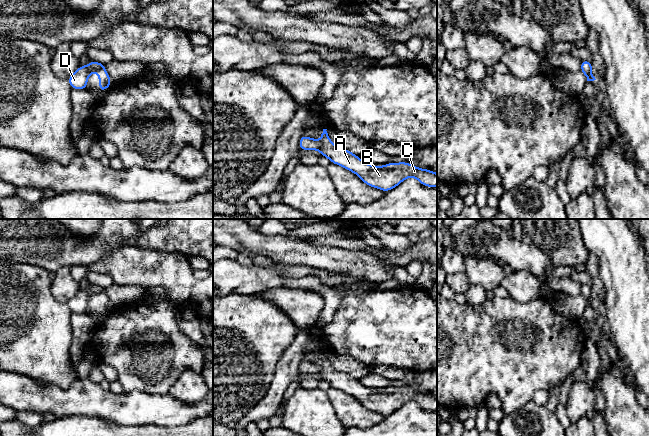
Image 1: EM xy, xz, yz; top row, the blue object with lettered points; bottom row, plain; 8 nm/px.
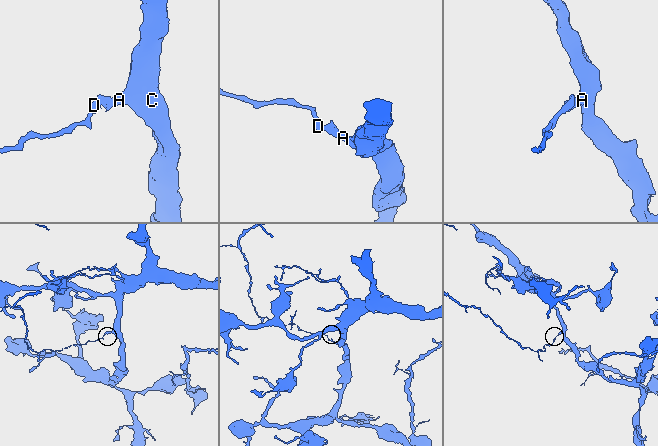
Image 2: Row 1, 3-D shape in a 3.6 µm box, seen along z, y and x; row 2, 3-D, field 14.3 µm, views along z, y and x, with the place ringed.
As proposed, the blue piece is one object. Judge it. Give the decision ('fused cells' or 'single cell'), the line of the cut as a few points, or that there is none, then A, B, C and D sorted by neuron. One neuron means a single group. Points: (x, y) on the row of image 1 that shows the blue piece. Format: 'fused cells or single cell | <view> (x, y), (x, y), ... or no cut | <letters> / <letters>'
fused cells | xz (320, 141), (318, 149) | A B C / D

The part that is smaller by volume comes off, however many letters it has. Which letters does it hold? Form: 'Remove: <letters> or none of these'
Remove: D

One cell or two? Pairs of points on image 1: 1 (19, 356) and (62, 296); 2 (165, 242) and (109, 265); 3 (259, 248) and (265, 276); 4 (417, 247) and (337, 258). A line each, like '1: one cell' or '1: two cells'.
1: two cells
2: two cells
3: two cells
4: two cells

